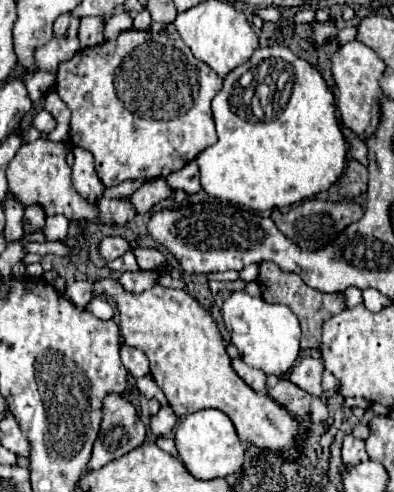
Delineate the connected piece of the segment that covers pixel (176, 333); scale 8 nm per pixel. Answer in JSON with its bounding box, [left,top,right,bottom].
[65,278,305,458]

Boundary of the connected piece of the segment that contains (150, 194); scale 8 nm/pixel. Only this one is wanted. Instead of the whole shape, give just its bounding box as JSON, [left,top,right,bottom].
[129,177,171,212]

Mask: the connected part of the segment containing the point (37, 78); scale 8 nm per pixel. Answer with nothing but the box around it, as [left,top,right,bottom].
[27,70,55,102]

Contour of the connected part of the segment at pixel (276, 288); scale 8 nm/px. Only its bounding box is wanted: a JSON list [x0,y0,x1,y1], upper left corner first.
[259,262,345,350]

